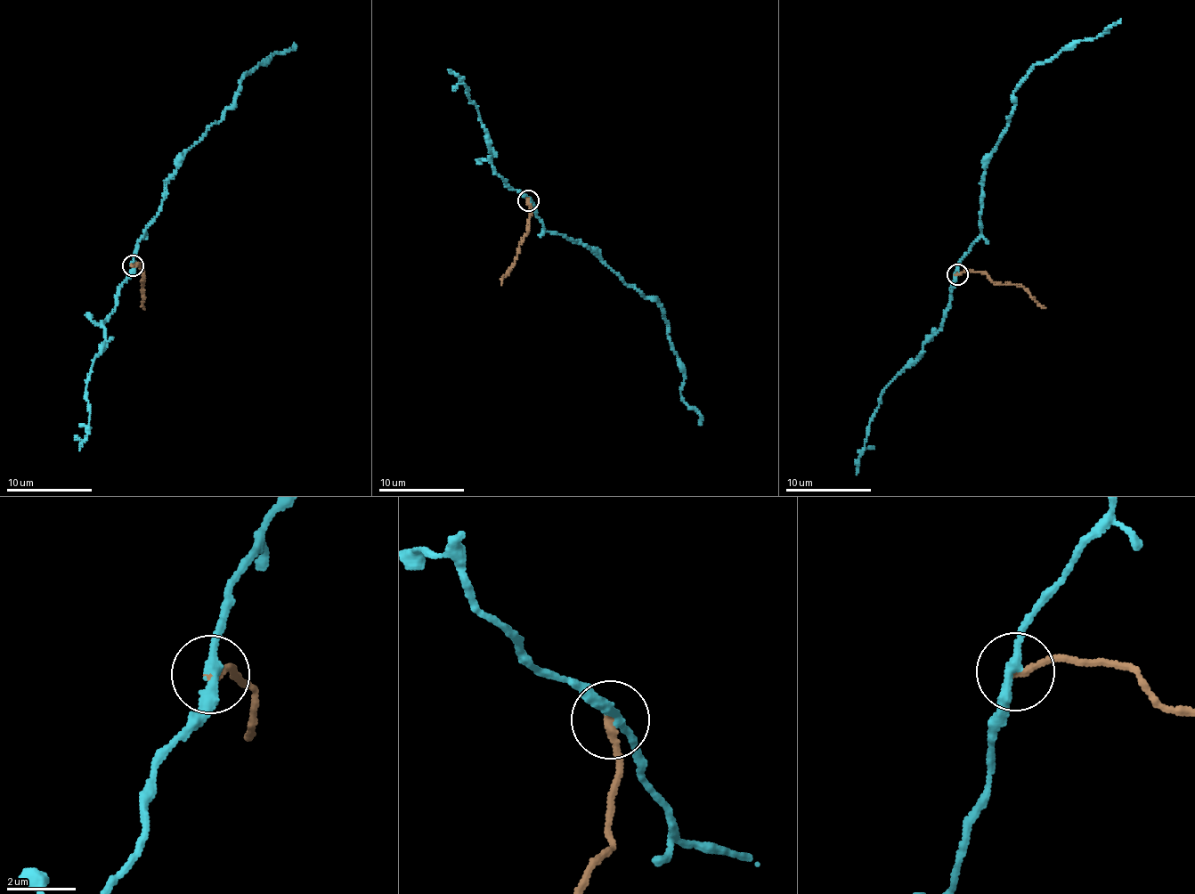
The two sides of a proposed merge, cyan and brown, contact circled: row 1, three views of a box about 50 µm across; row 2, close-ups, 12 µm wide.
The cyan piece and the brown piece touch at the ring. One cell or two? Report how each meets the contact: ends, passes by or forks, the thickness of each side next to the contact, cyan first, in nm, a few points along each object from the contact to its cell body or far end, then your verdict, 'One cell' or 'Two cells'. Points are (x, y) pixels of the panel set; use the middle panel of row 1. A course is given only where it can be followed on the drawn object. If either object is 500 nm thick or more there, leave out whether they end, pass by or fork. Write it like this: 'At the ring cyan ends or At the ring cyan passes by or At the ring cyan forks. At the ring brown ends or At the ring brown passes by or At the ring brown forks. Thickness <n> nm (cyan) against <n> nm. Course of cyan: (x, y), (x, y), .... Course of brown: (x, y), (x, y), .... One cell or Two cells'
At the ring cyan passes by. At the ring brown ends. Thickness 280 nm (cyan) against 240 nm. Course of cyan: (528, 199), (548, 231), (590, 249), (662, 306), (670, 343), (683, 374), (681, 398), (700, 416), (700, 425). Course of brown: (528, 199), (529, 228), (501, 285). Two cells

